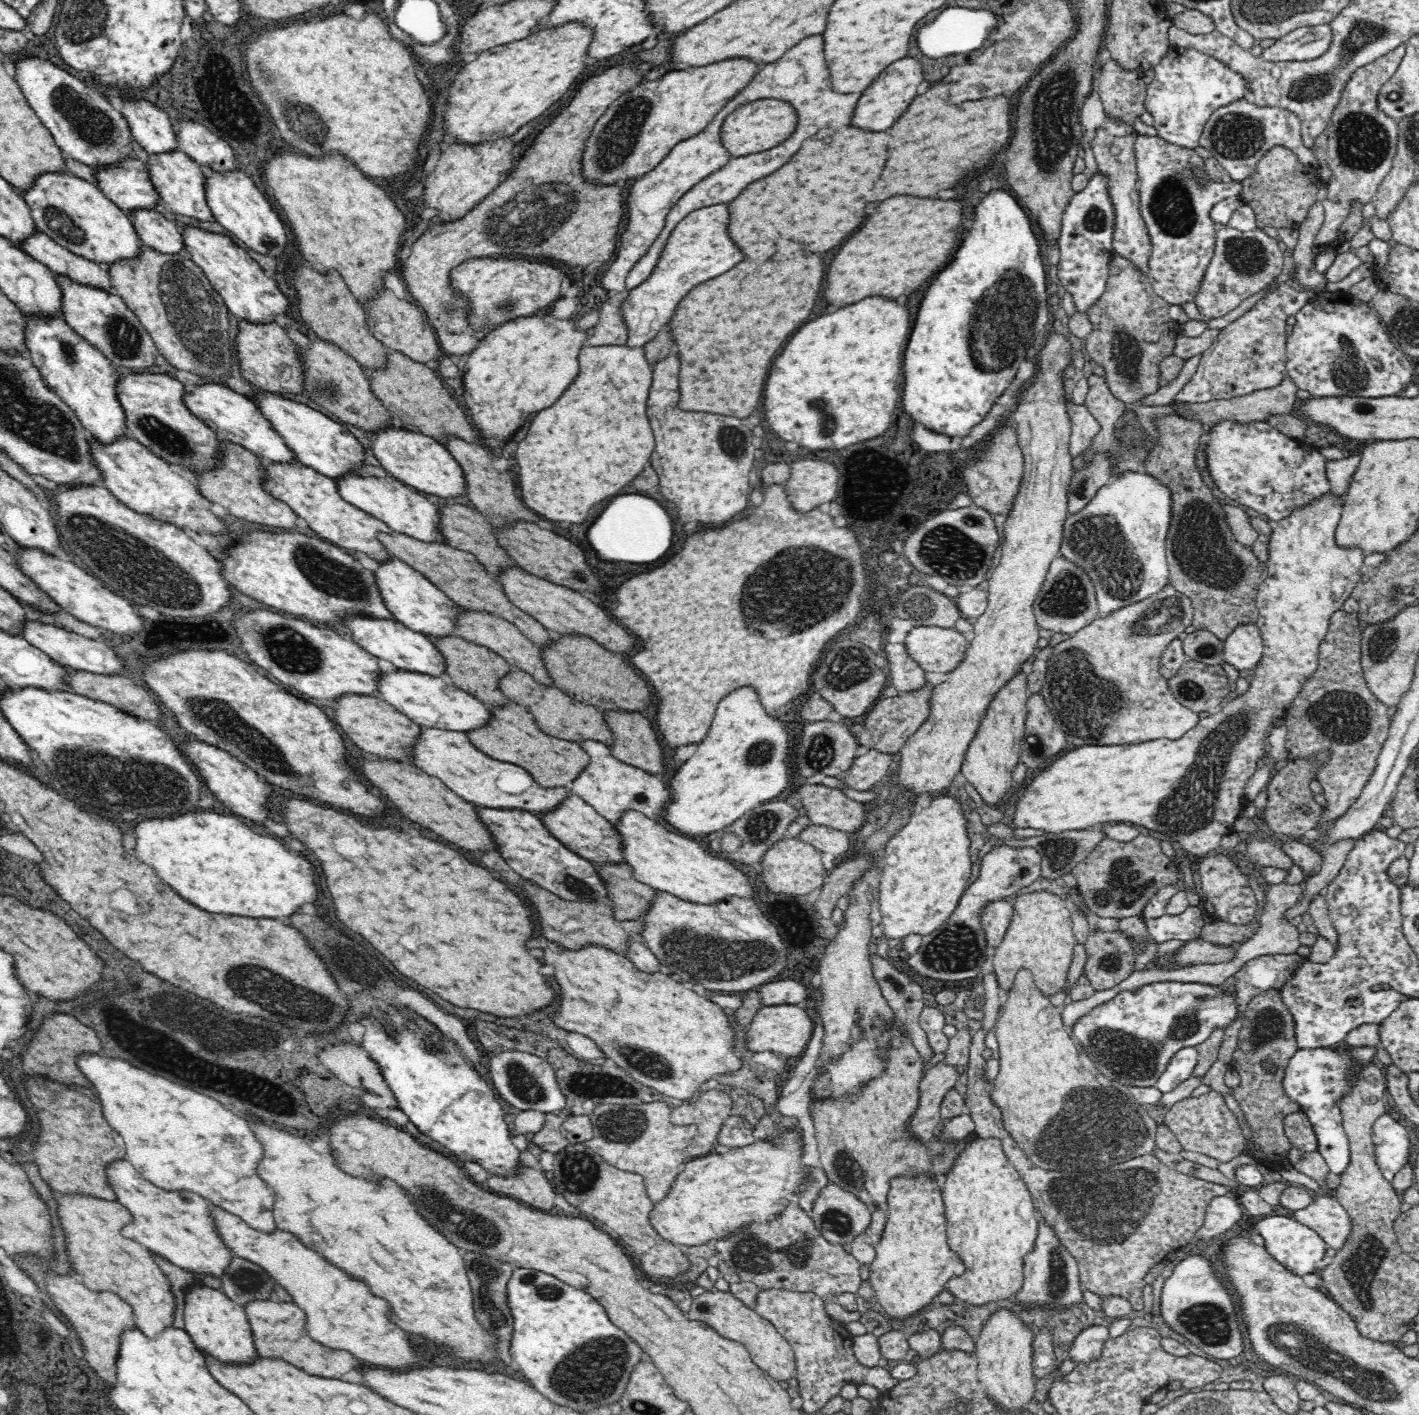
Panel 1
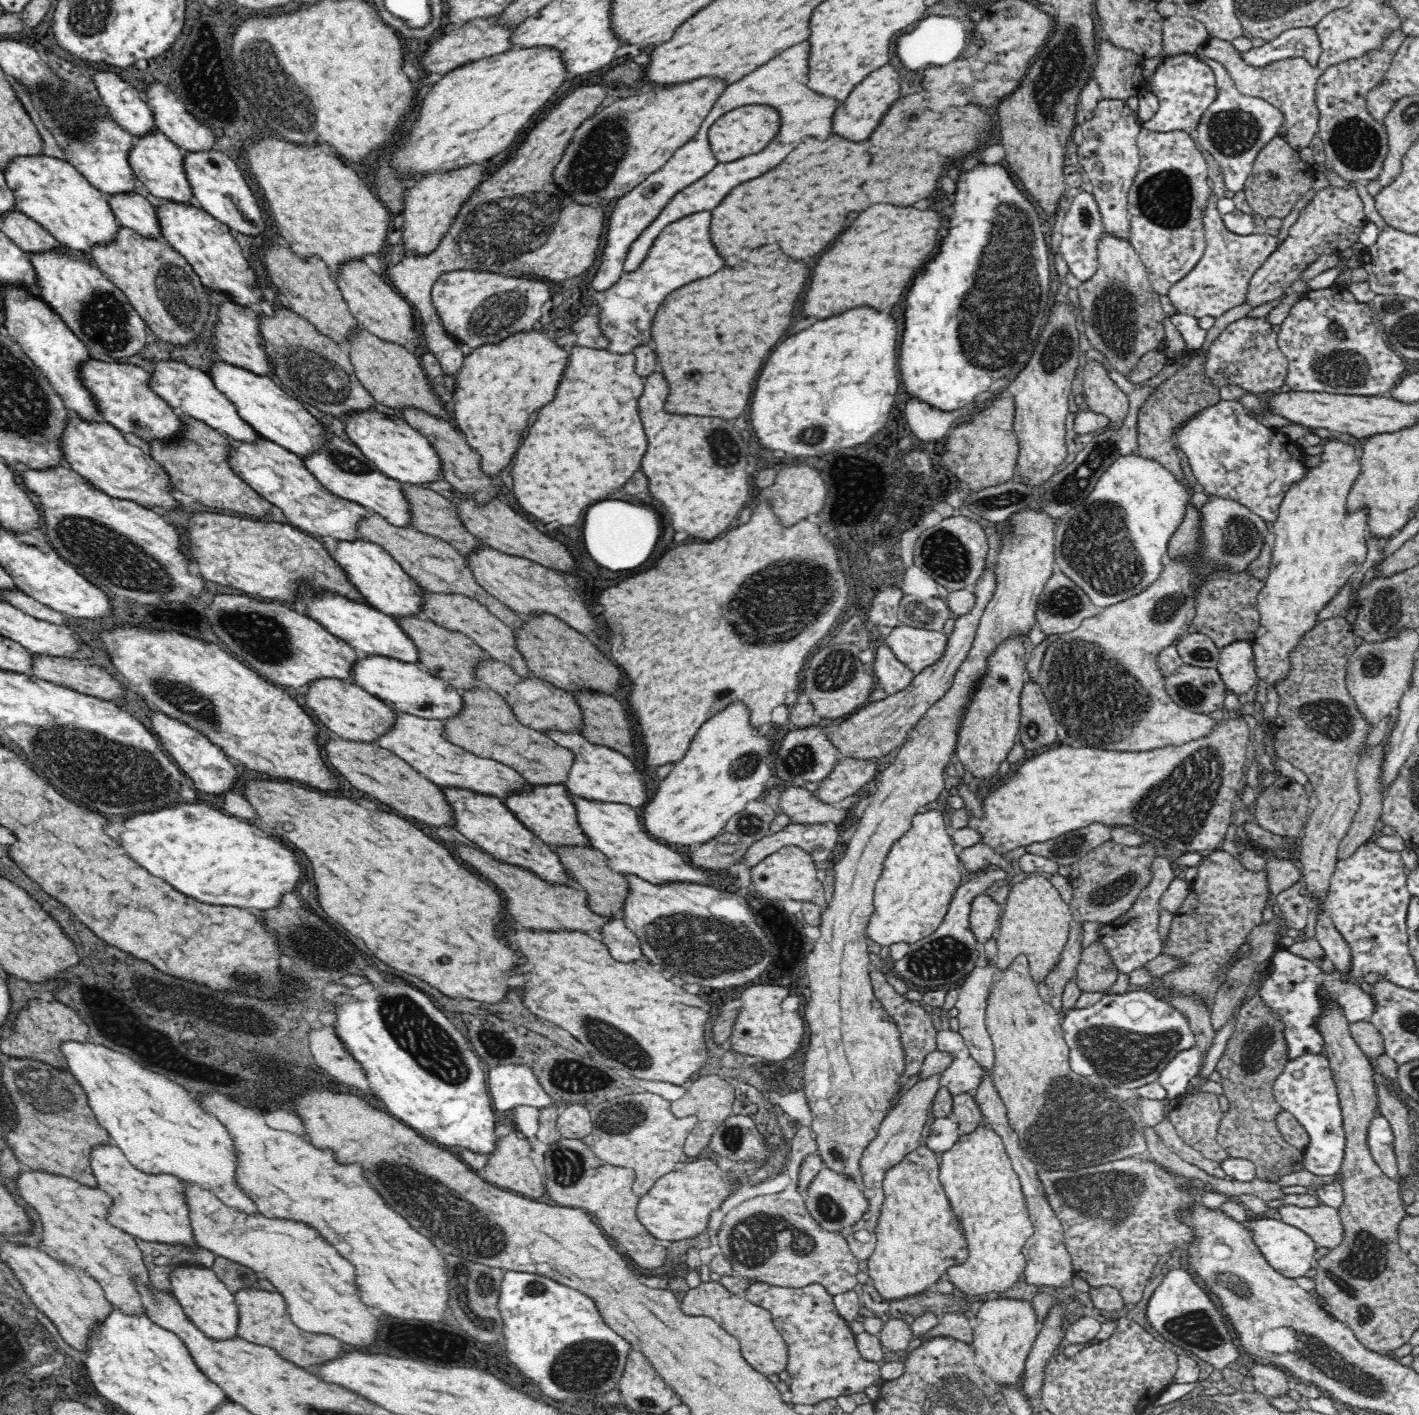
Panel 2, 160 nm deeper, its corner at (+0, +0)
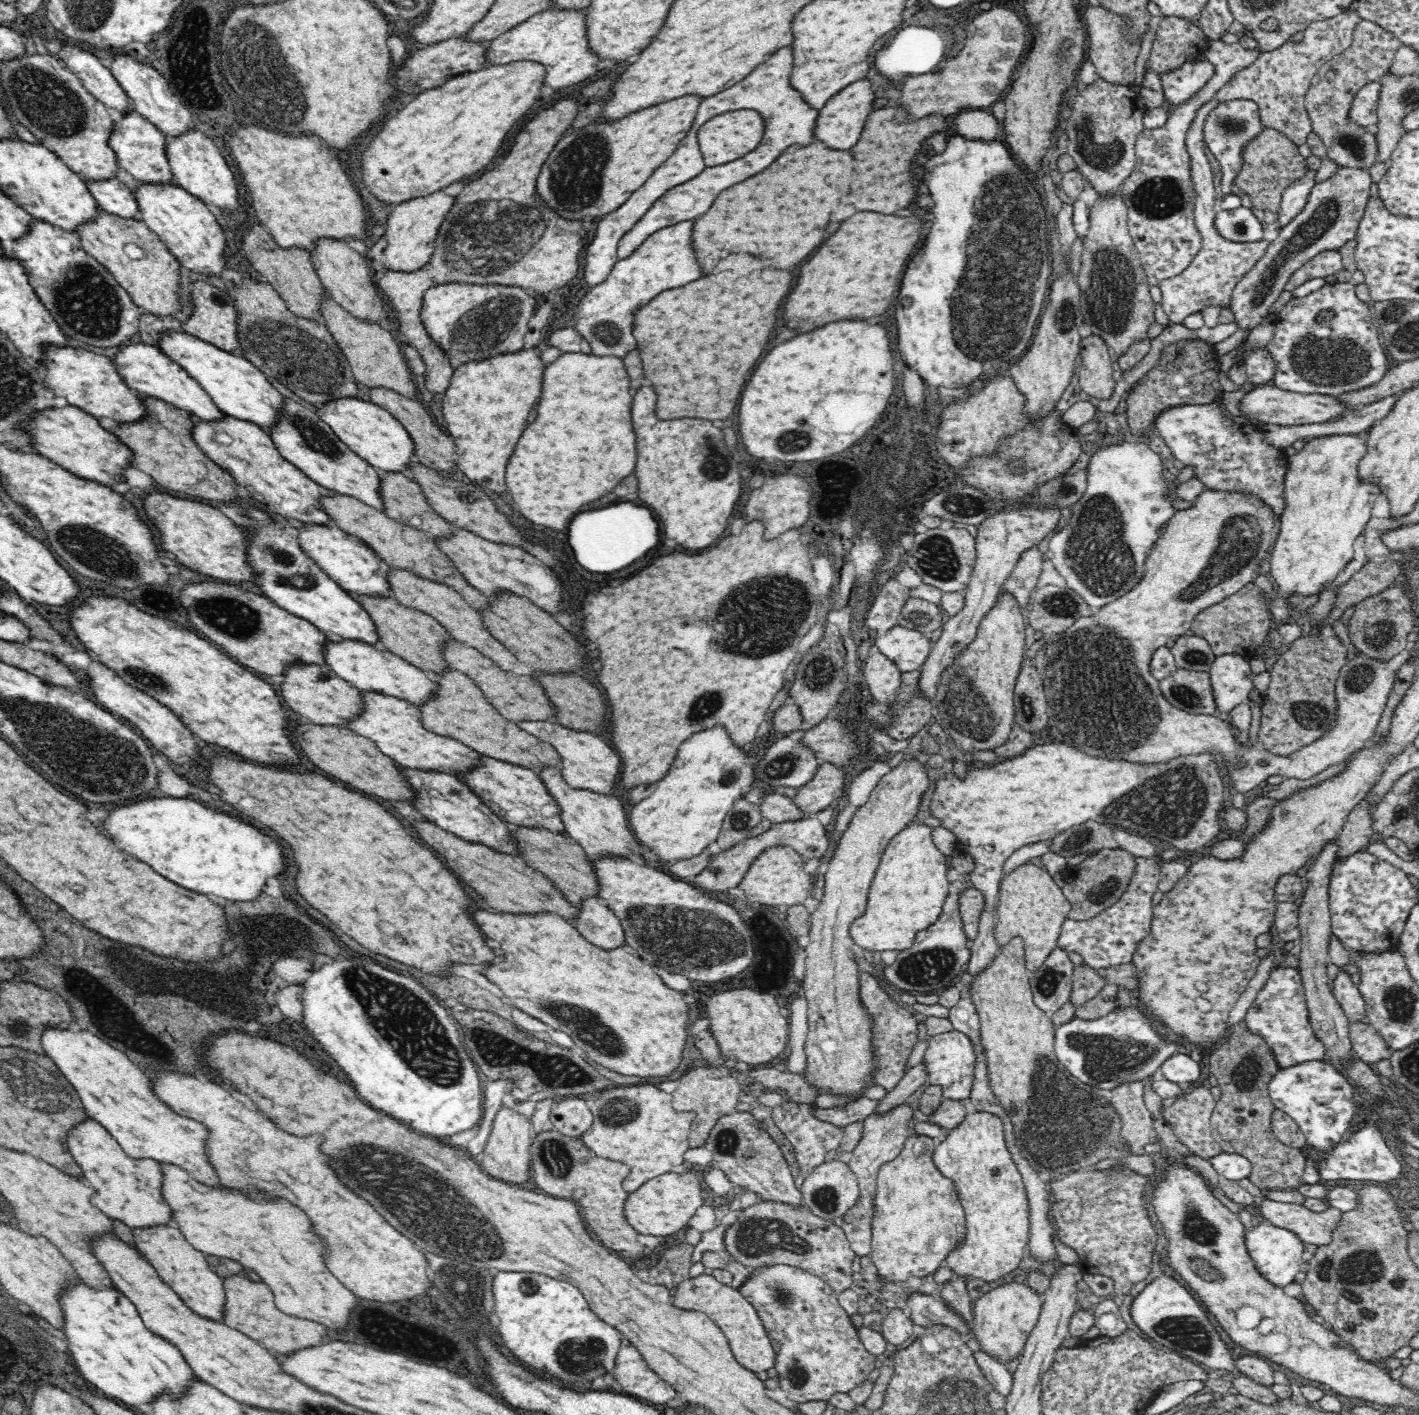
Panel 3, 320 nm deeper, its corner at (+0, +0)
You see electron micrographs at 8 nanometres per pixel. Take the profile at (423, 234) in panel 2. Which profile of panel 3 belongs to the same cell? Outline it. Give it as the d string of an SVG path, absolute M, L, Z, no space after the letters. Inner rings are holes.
M436 191L425 197L414 197L397 204L386 219L386 248L384 248L384 261L375 268L386 268L388 272L402 272L410 274L417 272L430 262L434 253L435 241L440 224L454 204L454 197L447 196L444 191Z

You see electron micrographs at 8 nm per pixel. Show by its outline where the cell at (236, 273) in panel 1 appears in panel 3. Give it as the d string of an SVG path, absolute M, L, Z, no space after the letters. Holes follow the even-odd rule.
M139 182L132 193L138 203L139 218L182 264L184 271L196 277L221 274L225 265L226 236L214 213L201 199L172 182Z

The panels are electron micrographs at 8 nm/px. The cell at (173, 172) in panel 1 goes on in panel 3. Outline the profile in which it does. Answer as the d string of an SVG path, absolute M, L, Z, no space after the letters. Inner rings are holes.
M133 109L126 114L116 114L112 121L114 121L114 126L106 141L108 141L108 147L114 151L114 156L120 166L130 172L139 182L161 182L162 184L171 182L173 176L170 173L168 159L166 159L166 151L164 151L166 134Z

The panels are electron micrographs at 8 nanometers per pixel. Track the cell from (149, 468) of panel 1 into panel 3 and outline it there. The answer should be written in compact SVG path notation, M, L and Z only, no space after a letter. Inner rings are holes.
M70 404L36 410L18 424L18 429L30 435L30 447L34 452L80 478L94 480L102 485L114 484L124 480L120 472L131 465L128 458L132 456L132 451L114 433L100 426L97 417Z

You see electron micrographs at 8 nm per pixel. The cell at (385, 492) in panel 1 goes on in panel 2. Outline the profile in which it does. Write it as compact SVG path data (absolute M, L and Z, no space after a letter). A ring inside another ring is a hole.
M323 423L322 431L326 435L322 446L308 456L300 456L308 472L314 475L314 478L322 483L326 490L340 496L340 498L351 500L378 513L394 526L408 527L410 524L410 503L404 497L402 483L380 472L356 445L344 441Z

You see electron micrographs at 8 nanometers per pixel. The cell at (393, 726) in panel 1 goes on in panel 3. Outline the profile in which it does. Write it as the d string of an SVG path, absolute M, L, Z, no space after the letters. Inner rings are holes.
M292 662L284 668L282 682L275 688L286 705L313 724L347 727L353 718L363 712L360 691L347 680L340 678L326 664Z

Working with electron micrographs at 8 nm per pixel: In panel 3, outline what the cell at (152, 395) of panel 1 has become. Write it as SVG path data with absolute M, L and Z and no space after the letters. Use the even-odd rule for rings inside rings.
M42 344L42 358L36 360L37 368L45 371L42 383L54 396L64 396L68 404L81 408L98 419L101 416L116 422L134 422L146 416L146 407L140 401L140 394L131 389L118 375L111 357L90 352L90 349L76 345L55 346Z

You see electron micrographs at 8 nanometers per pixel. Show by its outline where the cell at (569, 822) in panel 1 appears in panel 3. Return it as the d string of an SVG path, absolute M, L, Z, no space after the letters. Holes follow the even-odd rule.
M480 755L480 760L474 764L474 768L458 770L454 775L468 786L472 793L478 795L478 799L488 807L496 816L507 823L521 826L538 826L546 830L565 835L564 823L558 815L558 805L548 795L544 783L533 769L524 768L511 762L496 760L489 756Z

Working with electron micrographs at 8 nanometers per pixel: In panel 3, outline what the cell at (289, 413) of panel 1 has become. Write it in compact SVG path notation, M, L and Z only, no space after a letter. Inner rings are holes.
M174 330L161 332L155 346L174 363L179 364L193 380L198 381L198 385L208 393L223 414L247 420L261 428L278 422L278 408L282 408L284 397L266 381L266 376L241 354L222 350L189 332Z

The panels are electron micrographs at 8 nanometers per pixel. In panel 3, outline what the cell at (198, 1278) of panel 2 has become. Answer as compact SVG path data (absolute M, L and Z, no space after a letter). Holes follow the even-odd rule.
M174 1224L158 1226L158 1228L134 1228L134 1244L138 1252L156 1270L158 1276L173 1288L173 1291L194 1311L203 1318L222 1321L224 1316L224 1287L222 1278L209 1268L205 1253L194 1250Z

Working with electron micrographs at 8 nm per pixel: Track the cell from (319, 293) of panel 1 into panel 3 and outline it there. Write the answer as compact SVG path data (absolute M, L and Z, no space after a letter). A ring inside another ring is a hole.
M260 223L245 227L240 242L241 250L254 271L260 273L261 279L273 286L293 314L322 322L319 303L325 298L327 290L318 279L308 251L297 247L281 248Z

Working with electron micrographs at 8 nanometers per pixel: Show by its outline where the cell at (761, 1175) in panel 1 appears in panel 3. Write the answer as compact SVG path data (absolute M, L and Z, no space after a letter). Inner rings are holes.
M693 1168L690 1172L676 1174L668 1172L662 1176L654 1176L642 1184L636 1192L632 1192L626 1200L624 1208L628 1224L642 1235L666 1238L680 1230L687 1229L694 1214L703 1206L704 1187L701 1184L701 1169ZM694 1172L694 1174L692 1174Z

